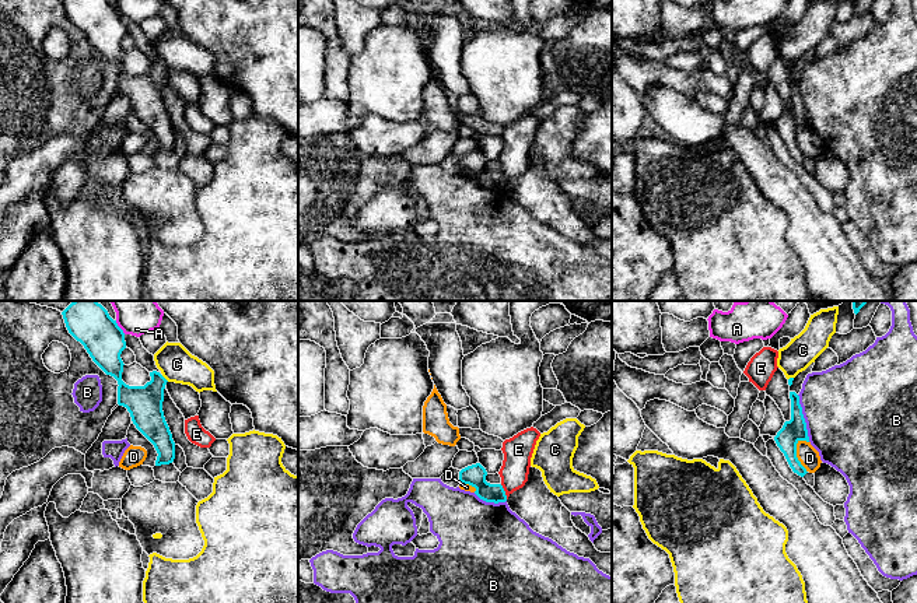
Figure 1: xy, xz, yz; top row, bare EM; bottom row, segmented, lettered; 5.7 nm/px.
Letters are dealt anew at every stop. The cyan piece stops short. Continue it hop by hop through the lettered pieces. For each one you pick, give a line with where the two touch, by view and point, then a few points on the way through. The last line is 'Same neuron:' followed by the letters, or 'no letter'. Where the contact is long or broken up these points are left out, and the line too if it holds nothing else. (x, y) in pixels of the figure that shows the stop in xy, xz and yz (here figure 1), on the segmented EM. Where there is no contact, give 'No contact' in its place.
Same neuron: no letter

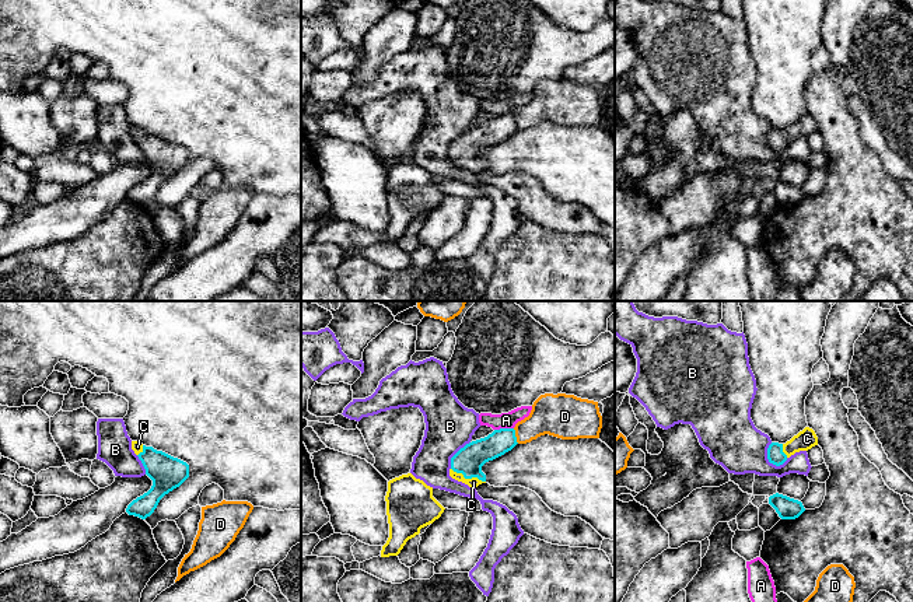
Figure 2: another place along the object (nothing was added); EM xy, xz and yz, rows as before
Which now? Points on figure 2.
C: Touches cyan at xz (468, 478). Path across: xz (469, 459), (468, 478), (474, 482)
Same neuron: C

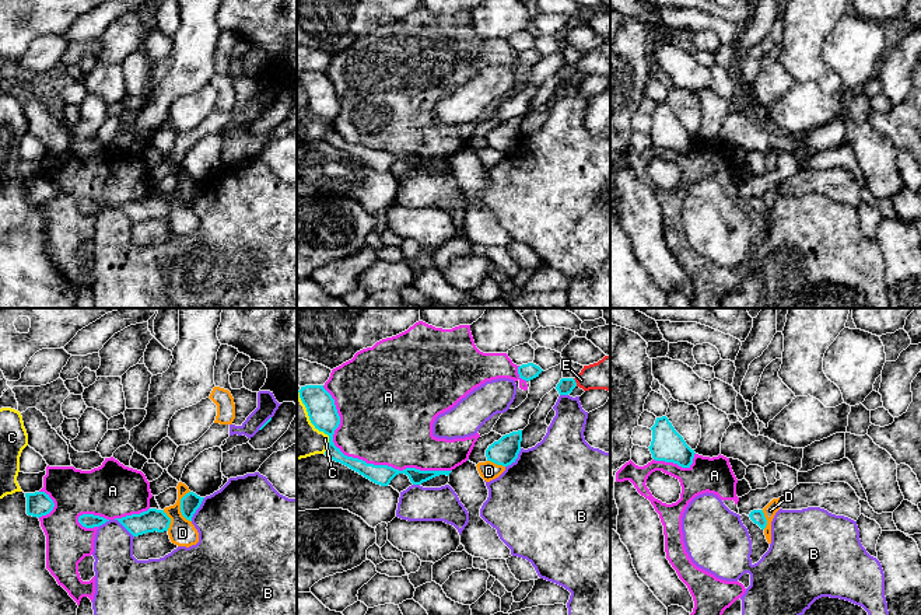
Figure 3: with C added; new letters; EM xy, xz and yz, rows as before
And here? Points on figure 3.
Same neuron: no letter

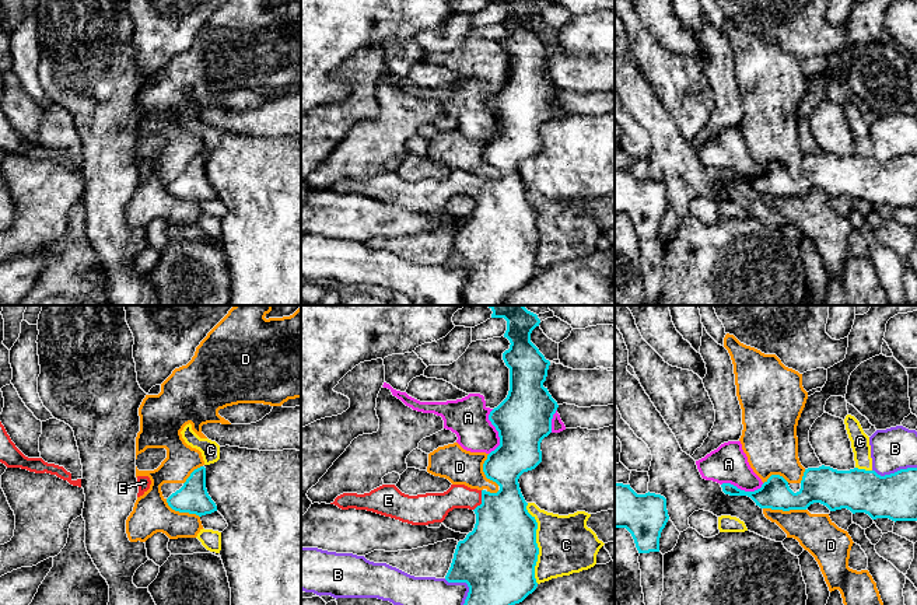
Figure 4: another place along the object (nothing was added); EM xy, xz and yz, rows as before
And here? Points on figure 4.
E: Touches cyan at xz (482, 500). Path across: xz (504, 537), (501, 520), (482, 500), (458, 496)
Same neuron: E

